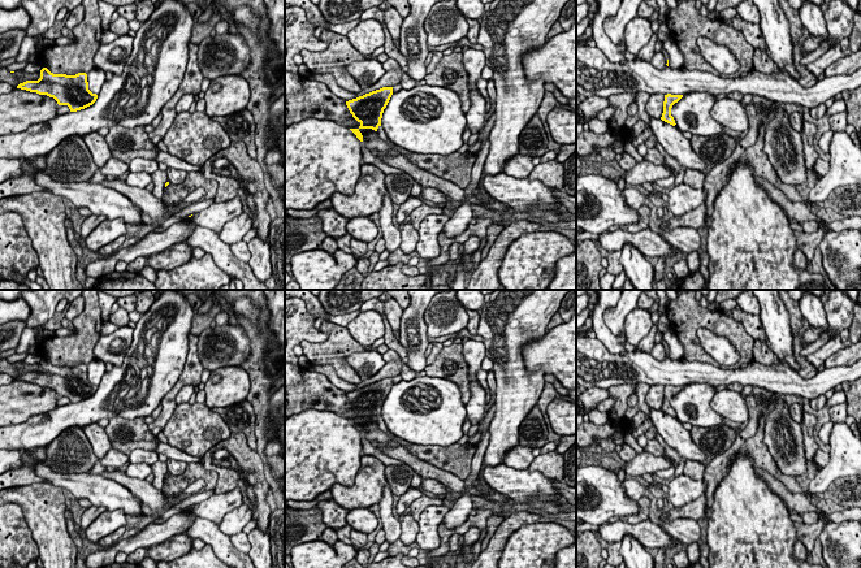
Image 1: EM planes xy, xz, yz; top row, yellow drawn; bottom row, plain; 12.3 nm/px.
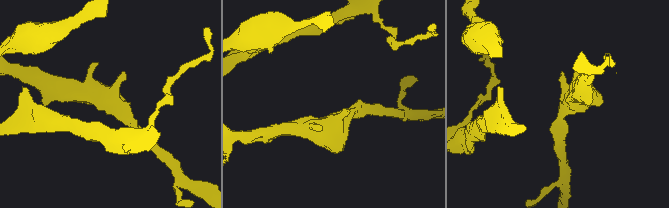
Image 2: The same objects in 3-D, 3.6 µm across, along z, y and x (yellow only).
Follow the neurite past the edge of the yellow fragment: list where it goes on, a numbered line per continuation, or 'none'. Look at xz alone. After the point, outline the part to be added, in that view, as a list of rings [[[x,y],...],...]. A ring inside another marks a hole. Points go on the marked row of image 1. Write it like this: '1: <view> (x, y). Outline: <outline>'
none

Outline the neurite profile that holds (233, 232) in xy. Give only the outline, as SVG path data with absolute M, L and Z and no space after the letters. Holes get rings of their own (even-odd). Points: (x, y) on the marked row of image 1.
M245 212L238 217L234 217L226 222L222 230L219 233L220 239L228 246L241 242L252 227L254 217L255 216L250 216Z

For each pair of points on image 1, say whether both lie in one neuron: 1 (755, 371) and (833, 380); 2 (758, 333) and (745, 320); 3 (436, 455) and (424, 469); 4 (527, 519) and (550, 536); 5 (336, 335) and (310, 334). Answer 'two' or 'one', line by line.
1: one
2: one
3: two
4: two
5: two

